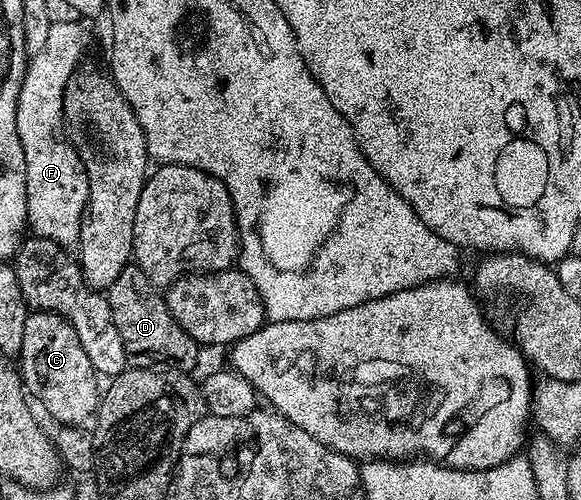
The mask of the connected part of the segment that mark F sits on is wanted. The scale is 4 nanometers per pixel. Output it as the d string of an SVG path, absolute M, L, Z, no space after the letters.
M57 18L50 25L50 33L46 36L46 41L42 45L42 49L38 49L29 58L28 68L24 74L24 80L20 84L20 92L18 93L18 105L16 106L16 124L18 125L18 141L22 141L22 153L26 153L26 213L28 214L28 227L31 234L38 239L49 239L54 241L58 246L71 249L75 248L80 242L80 223L84 220L84 206L88 200L88 174L82 165L80 155L75 147L67 138L61 137L56 139L56 134L62 131L62 112L64 109L64 87L68 84L68 78L76 72L76 68L81 66L84 50L88 47L88 31L80 23L71 23L68 19Z

